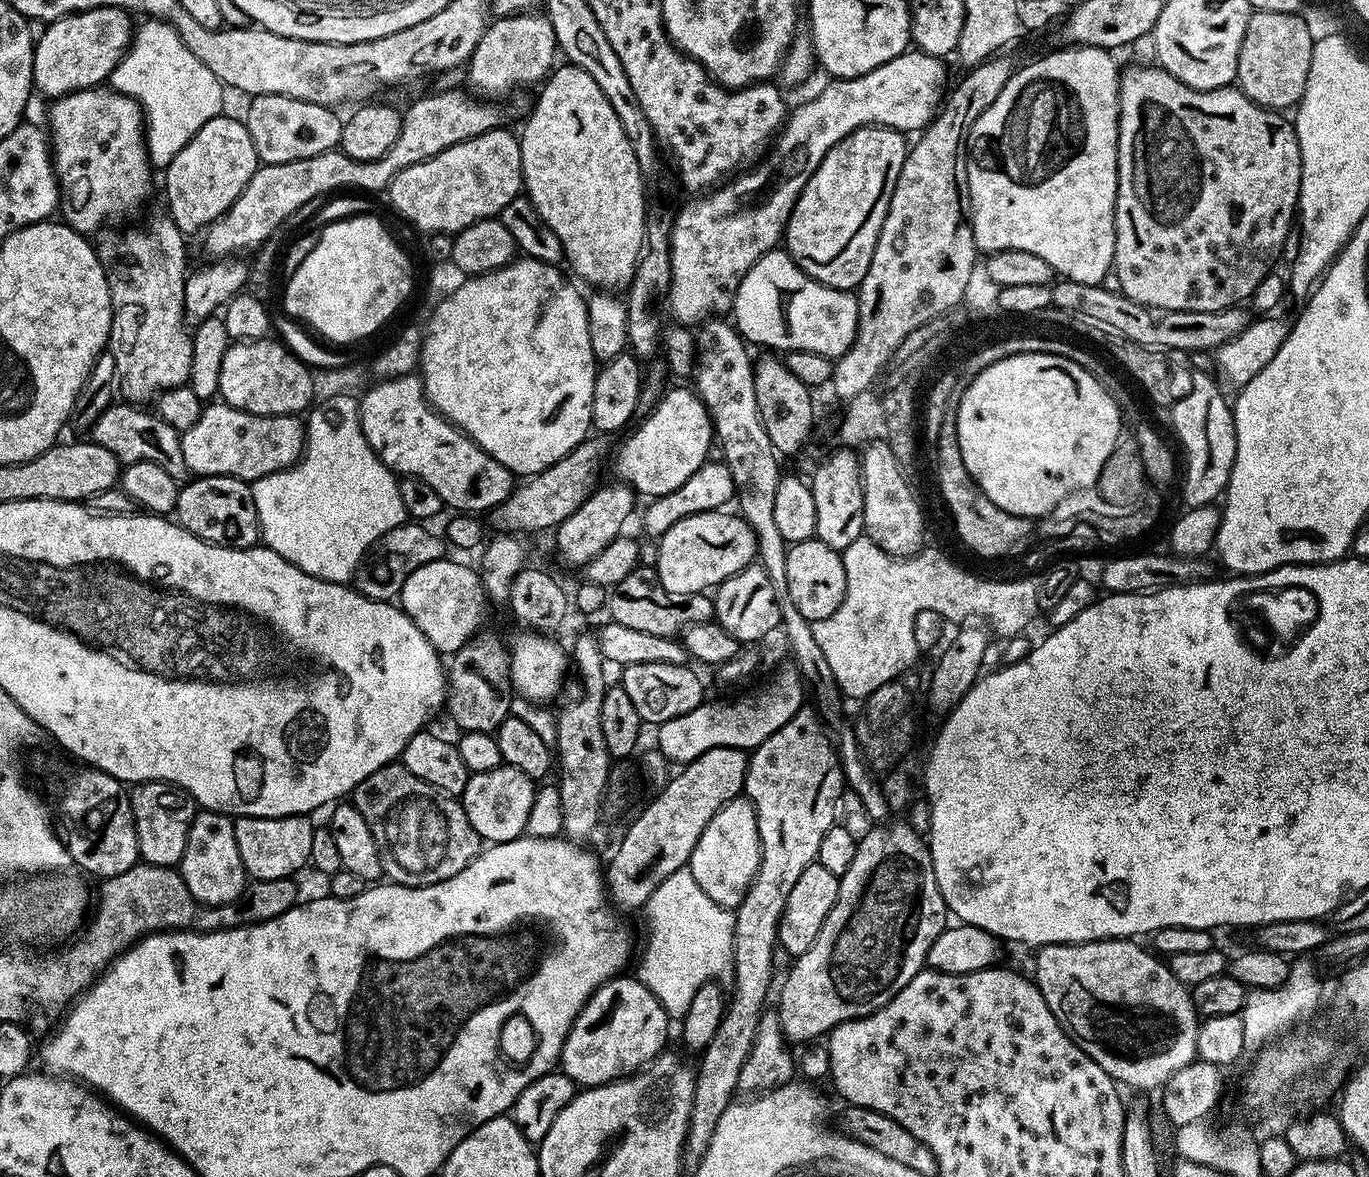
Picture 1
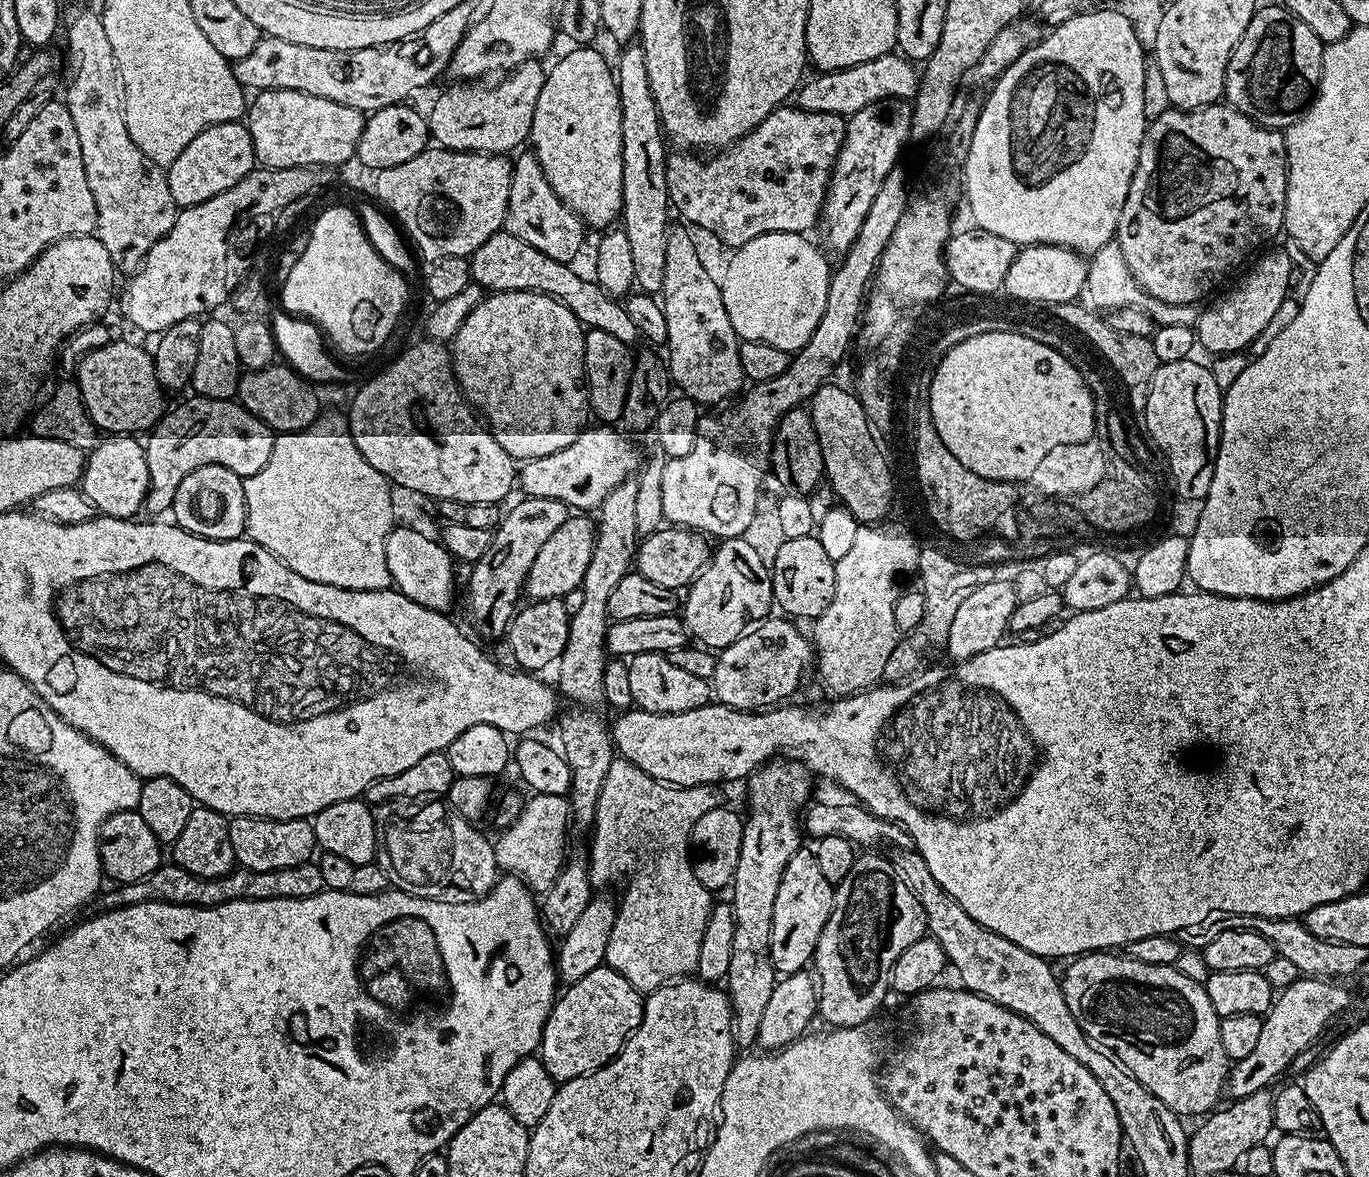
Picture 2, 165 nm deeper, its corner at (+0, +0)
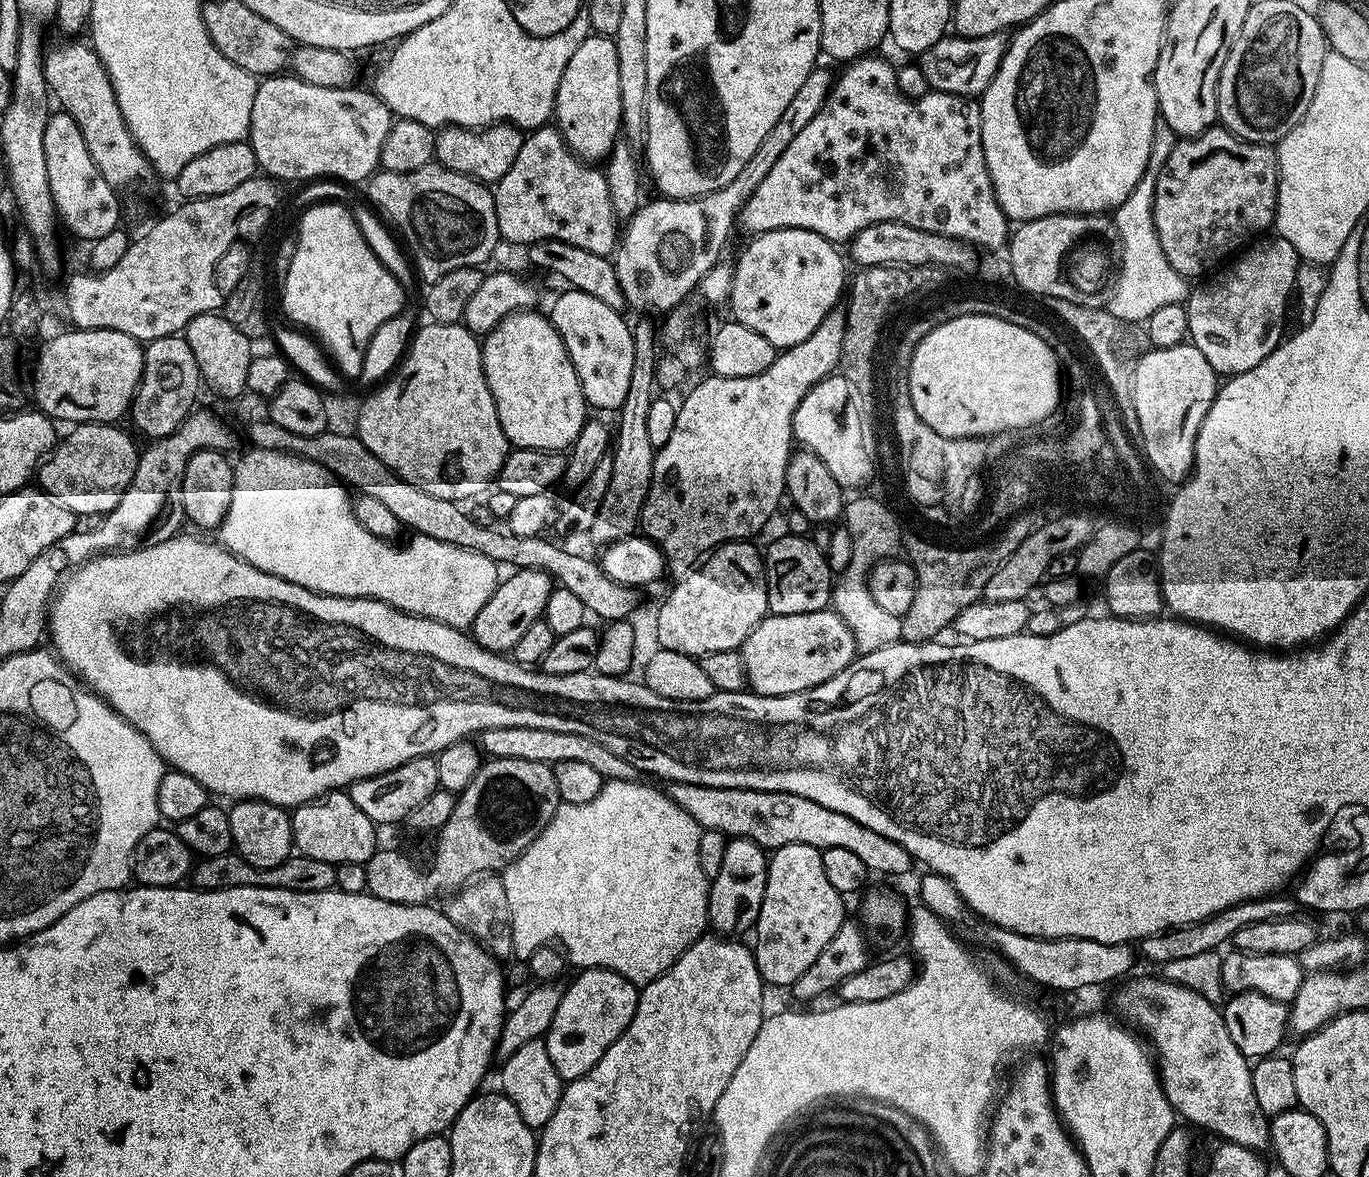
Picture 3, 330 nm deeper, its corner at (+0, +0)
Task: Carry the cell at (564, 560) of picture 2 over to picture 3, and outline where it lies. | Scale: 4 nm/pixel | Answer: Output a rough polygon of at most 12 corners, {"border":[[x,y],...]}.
{"border":[[522,568],[496,585],[470,626],[486,650],[511,653],[543,617],[552,577]]}

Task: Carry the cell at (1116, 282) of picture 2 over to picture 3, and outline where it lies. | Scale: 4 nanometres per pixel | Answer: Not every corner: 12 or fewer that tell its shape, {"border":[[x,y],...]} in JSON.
{"border":[[1158,116],[1147,169],[1112,214],[1120,272],[1106,307],[1145,323],[1185,303],[1153,222],[1157,178],[1177,139]]}

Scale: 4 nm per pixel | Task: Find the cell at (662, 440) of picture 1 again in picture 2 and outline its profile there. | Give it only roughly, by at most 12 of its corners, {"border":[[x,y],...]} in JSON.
{"border":[[612,426],[523,461],[519,491],[599,509],[640,472],[642,452]]}

